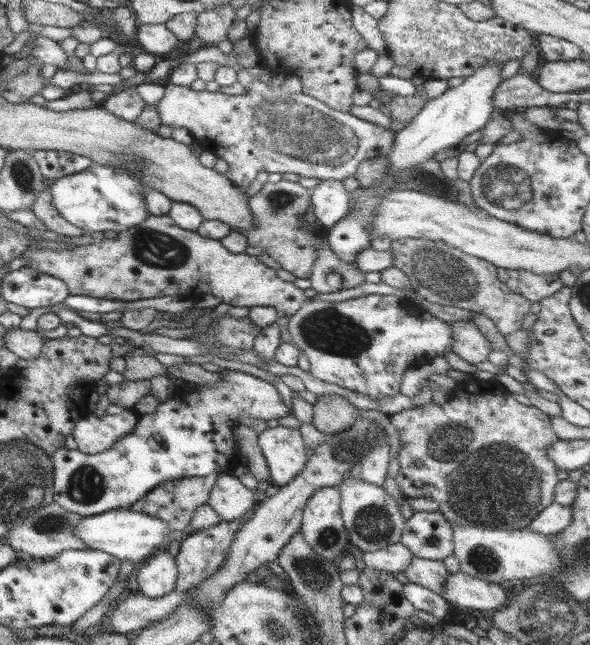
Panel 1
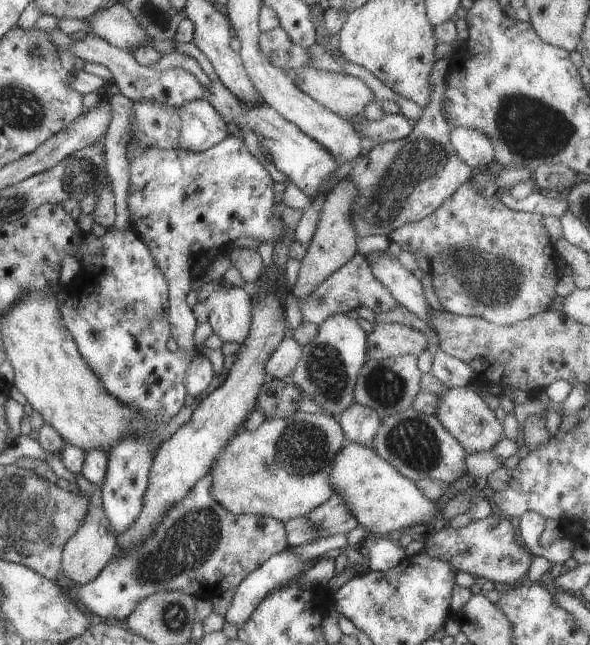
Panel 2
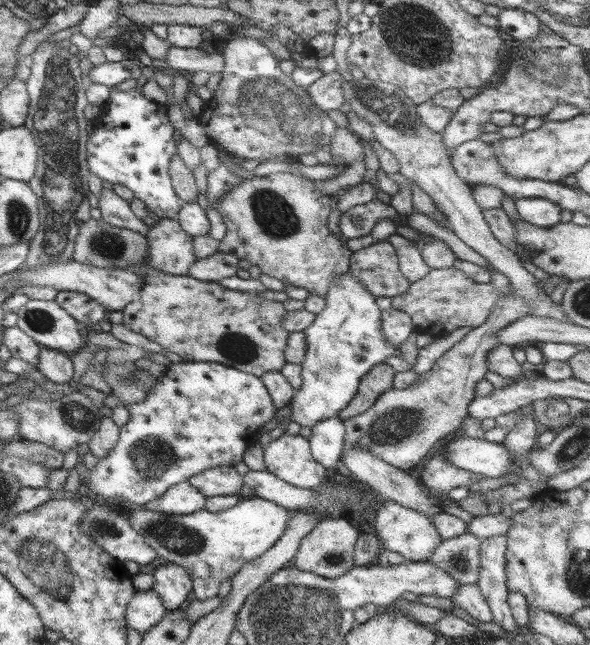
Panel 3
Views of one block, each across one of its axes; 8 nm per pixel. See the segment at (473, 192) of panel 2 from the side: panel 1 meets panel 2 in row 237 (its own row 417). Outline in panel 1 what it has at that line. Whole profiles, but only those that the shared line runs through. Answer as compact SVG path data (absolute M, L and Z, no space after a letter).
M472 377L470 381L462 381L455 384L450 390L448 398L435 400L432 404L421 405L420 407L413 406L407 410L399 410L399 412L388 415L391 424L398 431L398 438L402 445L398 452L399 472L394 477L397 488L403 498L417 499L427 498L438 503L439 514L441 514L450 524L456 526L475 526L487 528L490 530L519 530L525 529L533 521L533 518L549 507L553 503L553 490L559 480L556 476L557 469L548 460L546 454L547 446L554 444L557 441L557 436L553 432L553 419L543 414L535 407L523 405L515 400L513 394L503 388L495 379L478 380Z

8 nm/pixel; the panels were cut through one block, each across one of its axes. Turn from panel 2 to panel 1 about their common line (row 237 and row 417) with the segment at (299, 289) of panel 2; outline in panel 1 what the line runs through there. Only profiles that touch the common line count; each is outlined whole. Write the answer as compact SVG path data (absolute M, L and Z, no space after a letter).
M320 395L312 404L311 424L324 435L349 429L359 409L339 395Z

